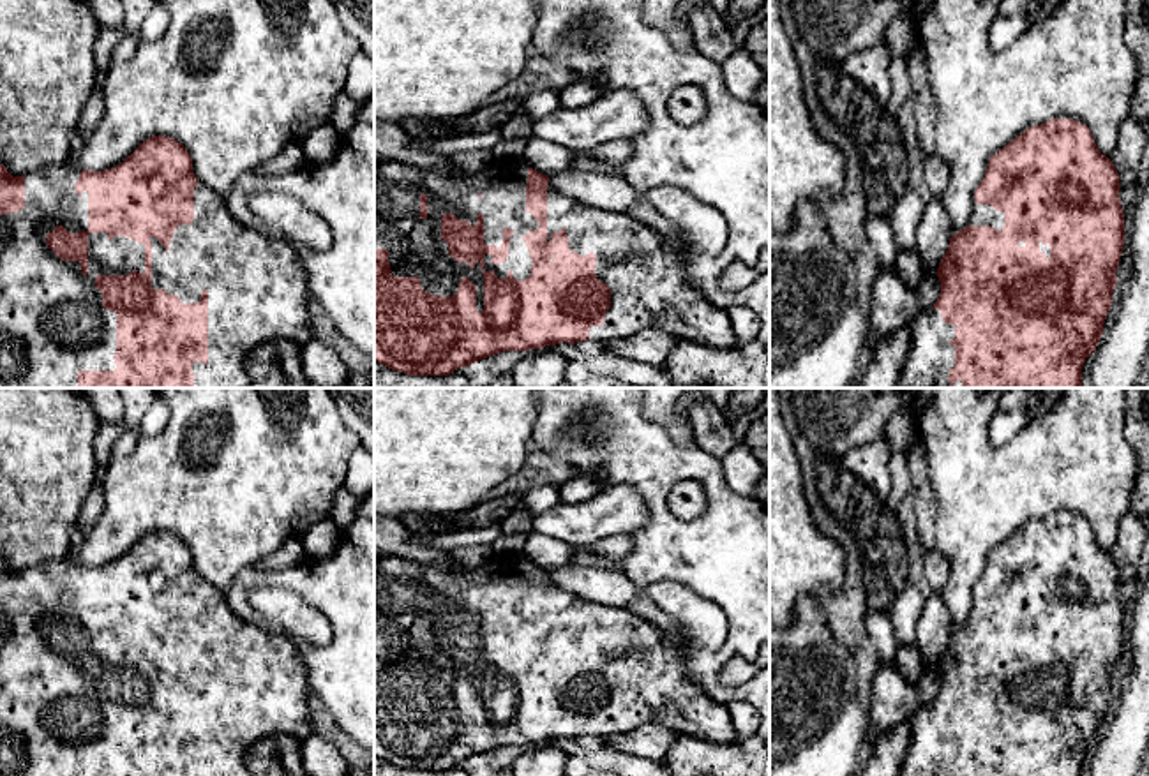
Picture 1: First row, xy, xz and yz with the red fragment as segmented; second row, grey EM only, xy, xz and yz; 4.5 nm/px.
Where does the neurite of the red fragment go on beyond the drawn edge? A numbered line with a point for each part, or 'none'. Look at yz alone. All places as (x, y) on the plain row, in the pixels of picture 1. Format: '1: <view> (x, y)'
1: yz (931, 752)

